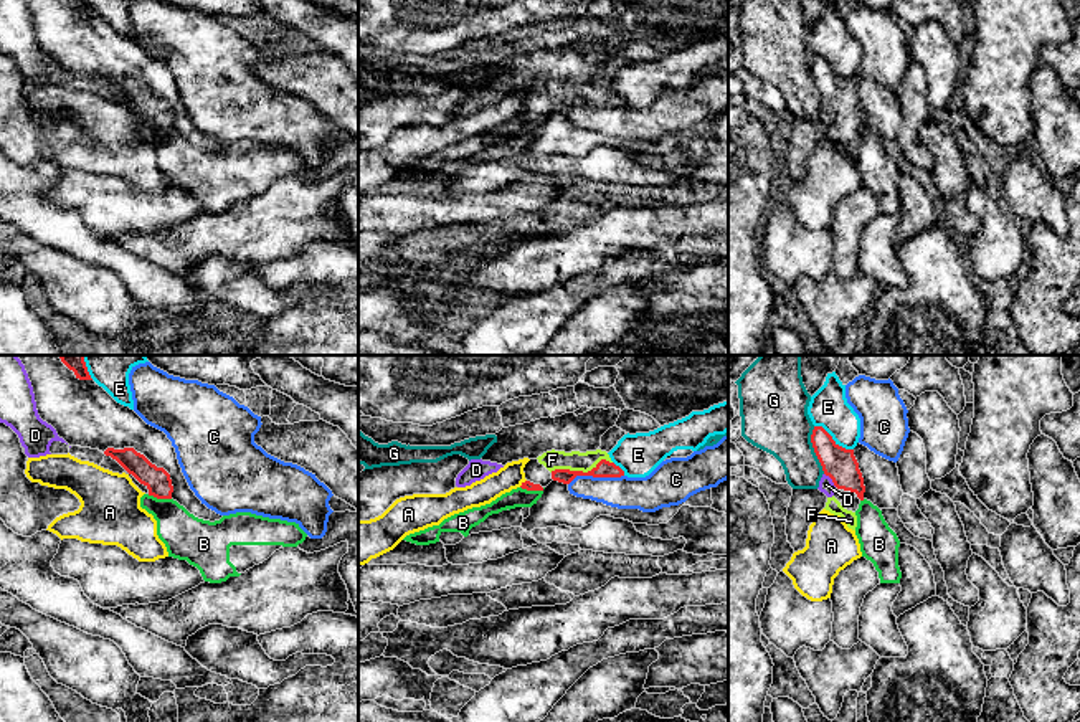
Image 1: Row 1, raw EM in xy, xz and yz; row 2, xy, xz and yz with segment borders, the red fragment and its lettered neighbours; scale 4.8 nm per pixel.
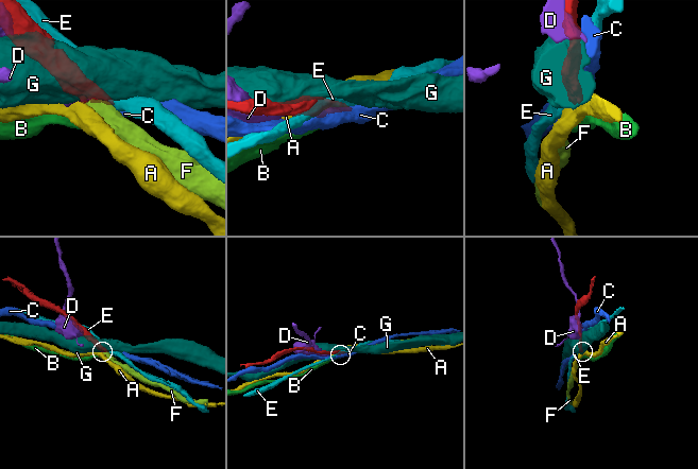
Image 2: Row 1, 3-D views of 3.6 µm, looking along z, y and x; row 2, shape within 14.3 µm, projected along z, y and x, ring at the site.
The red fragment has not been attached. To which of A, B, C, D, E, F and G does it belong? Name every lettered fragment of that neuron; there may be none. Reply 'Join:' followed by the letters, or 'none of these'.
Join: F

